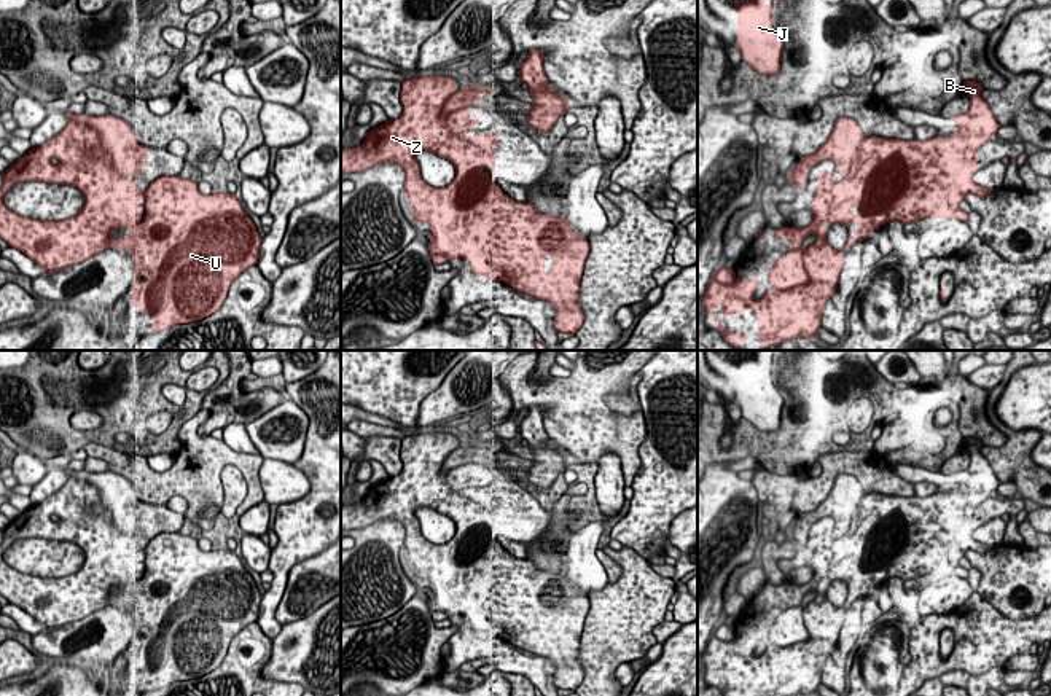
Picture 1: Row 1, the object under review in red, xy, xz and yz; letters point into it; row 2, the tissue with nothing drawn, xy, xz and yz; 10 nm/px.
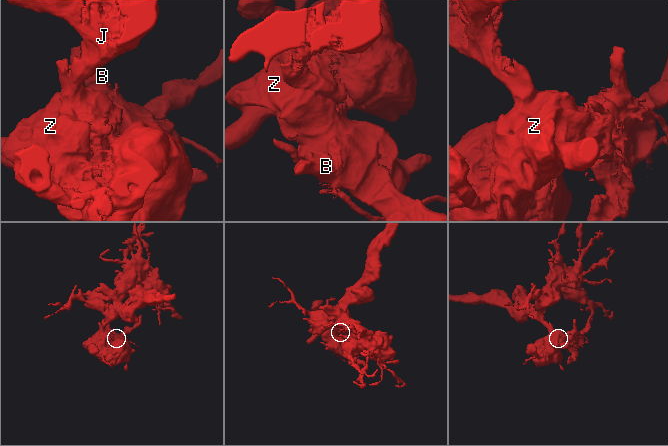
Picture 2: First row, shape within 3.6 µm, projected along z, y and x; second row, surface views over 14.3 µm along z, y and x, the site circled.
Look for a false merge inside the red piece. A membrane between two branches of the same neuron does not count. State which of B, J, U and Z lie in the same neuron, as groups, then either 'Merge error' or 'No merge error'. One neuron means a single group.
Groups: B U Z / J. Merge error

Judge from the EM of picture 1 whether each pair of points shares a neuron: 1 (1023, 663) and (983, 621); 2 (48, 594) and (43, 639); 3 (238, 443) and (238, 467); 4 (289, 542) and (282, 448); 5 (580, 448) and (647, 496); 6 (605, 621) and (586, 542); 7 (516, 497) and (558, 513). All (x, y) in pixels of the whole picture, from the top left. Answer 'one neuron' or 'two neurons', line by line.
1: two neurons
2: two neurons
3: two neurons
4: two neurons
5: two neurons
6: two neurons
7: two neurons

